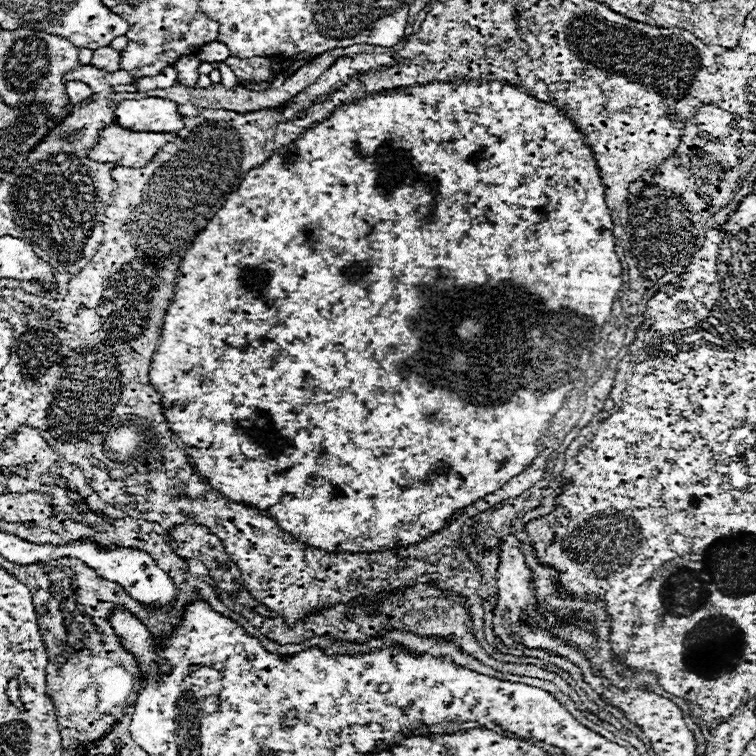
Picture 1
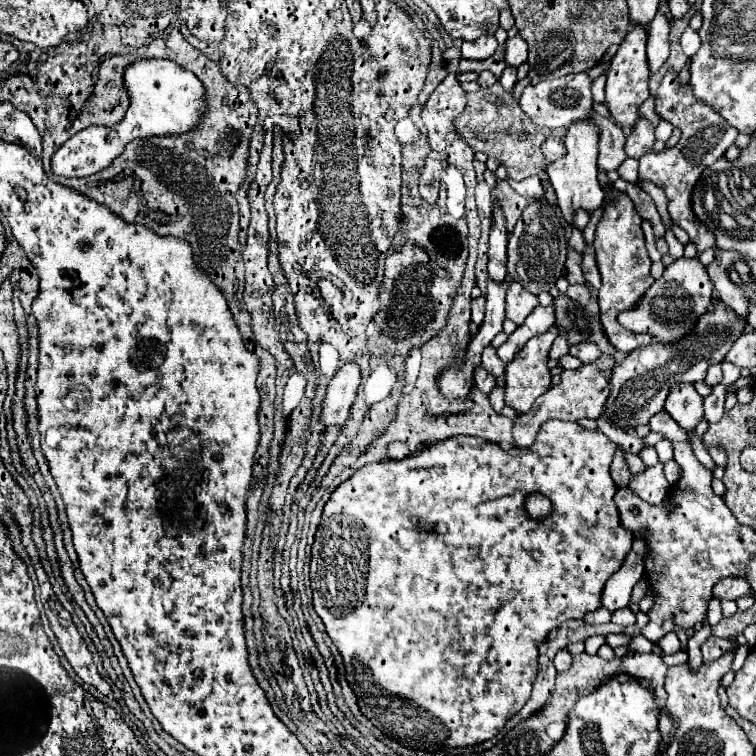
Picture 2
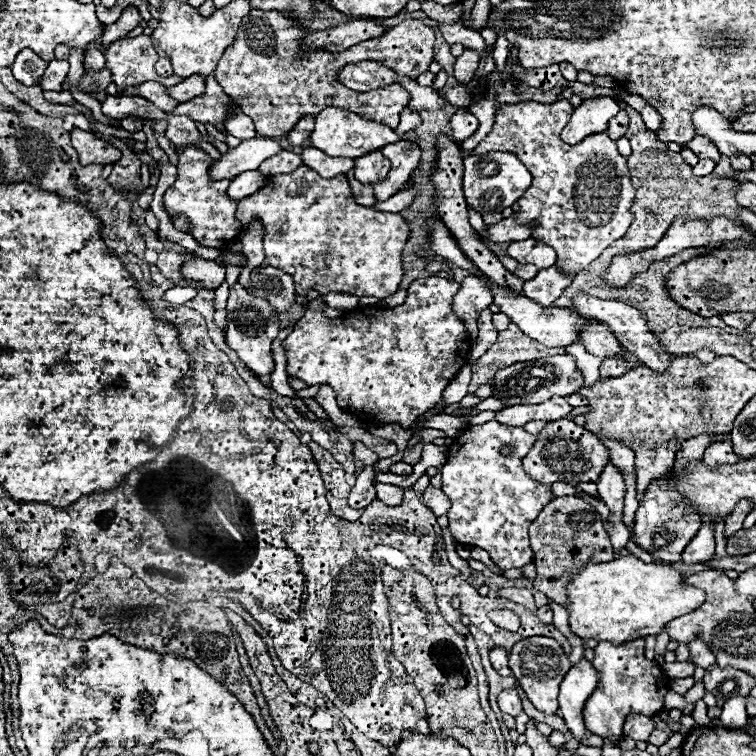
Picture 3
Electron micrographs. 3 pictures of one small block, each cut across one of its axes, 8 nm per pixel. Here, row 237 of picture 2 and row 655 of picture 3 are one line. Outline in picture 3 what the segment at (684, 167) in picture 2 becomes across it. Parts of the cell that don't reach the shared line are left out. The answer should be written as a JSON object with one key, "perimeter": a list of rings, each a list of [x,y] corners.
{"perimeter":[[[694,640],[694,642],[688,644],[688,648],[690,648],[690,662],[692,662],[694,666],[708,670],[708,666],[714,664],[714,654],[710,652],[710,648],[708,648],[704,642]]]}

